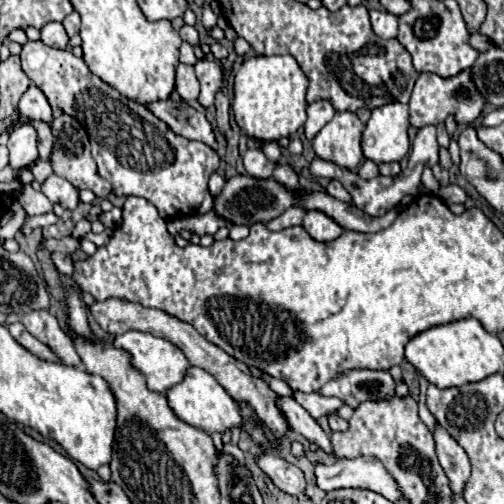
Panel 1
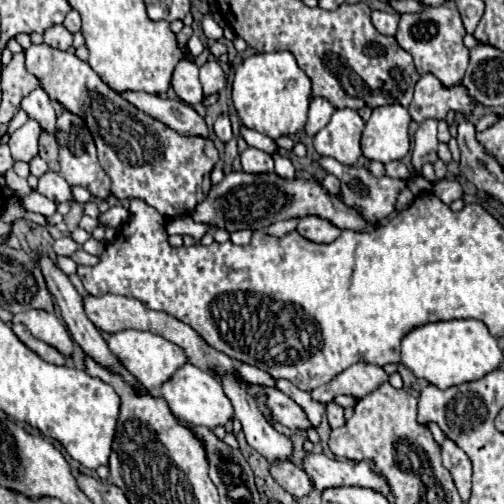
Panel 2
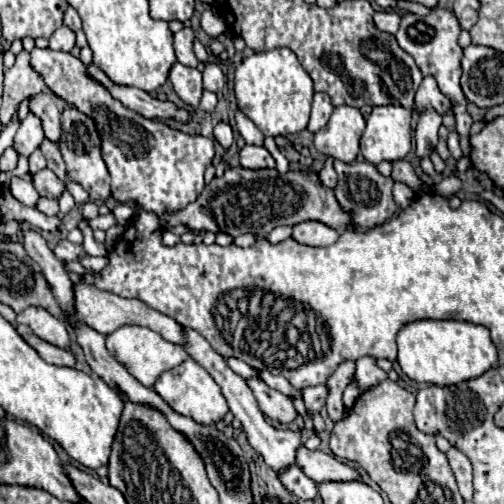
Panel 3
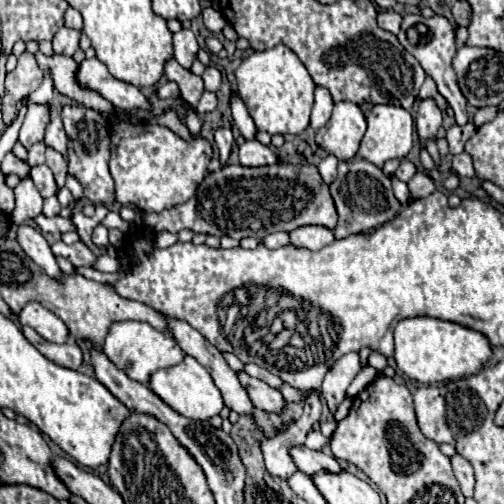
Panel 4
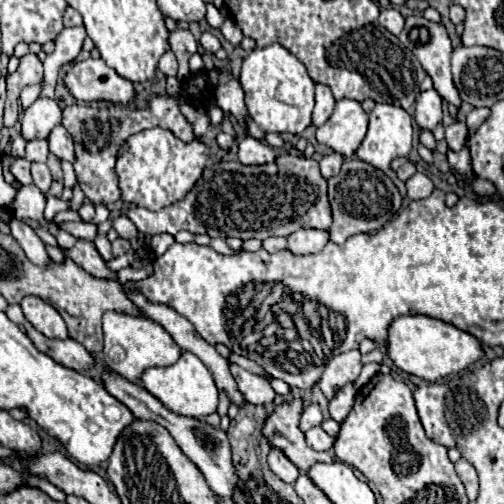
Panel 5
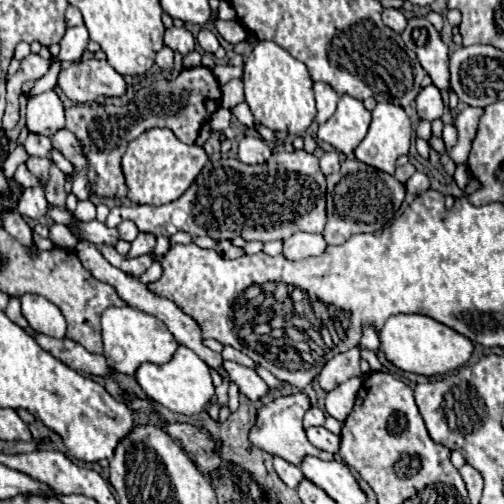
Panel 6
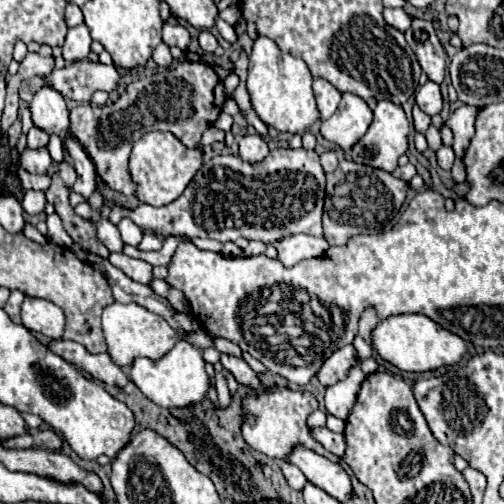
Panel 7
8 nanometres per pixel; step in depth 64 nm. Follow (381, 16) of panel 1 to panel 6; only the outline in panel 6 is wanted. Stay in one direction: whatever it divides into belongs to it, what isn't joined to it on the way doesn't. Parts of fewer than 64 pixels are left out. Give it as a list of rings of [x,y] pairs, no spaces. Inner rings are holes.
[[[386,8],[386,10],[382,12],[382,20],[384,20],[384,24],[386,24],[388,28],[392,28],[392,30],[398,32],[398,34],[402,34],[404,28],[406,28],[406,24],[408,24],[408,20],[404,18],[404,14],[402,14],[400,10],[396,10],[396,8]]]

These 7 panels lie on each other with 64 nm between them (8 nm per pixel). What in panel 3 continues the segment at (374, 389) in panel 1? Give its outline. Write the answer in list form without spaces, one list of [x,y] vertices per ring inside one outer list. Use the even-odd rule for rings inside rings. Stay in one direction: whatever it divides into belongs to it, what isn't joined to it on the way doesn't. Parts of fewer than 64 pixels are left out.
[[[362,356],[362,358],[356,360],[356,376],[354,376],[354,380],[358,382],[362,392],[376,386],[376,384],[380,384],[386,378],[388,378],[388,374],[374,364],[372,356]],[[324,386],[304,388],[304,390],[302,390],[302,396],[304,396],[306,410],[308,410],[308,418],[312,418],[312,416],[318,414],[320,408],[324,406],[324,400],[326,400],[326,388],[324,388]]]

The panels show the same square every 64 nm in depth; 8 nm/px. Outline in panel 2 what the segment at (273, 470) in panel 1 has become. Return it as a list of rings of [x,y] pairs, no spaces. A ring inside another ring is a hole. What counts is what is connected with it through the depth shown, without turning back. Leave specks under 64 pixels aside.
[[[284,460],[284,462],[274,462],[270,466],[270,472],[274,476],[274,480],[286,490],[290,492],[294,498],[302,498],[302,496],[308,496],[310,490],[312,490],[312,480],[308,478],[308,474],[296,466],[294,462],[290,460]]]

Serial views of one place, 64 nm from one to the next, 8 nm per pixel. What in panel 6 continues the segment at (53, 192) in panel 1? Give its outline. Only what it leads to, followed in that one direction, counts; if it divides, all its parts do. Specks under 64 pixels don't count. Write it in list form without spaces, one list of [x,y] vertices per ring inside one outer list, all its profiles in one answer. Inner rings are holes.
[[[30,156],[28,160],[26,160],[26,166],[28,166],[28,170],[34,174],[34,176],[38,176],[38,178],[42,178],[44,182],[48,180],[48,168],[50,168],[50,158],[38,158],[38,156]]]

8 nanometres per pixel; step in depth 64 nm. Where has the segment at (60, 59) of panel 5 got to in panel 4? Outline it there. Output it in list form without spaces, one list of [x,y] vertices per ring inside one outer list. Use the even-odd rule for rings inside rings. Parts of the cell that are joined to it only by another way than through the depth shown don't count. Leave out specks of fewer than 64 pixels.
[[[60,28],[52,40],[54,44],[54,54],[62,54],[62,56],[74,56],[74,52],[80,48],[80,36],[82,30],[74,30],[74,28]],[[50,72],[44,74],[44,82],[40,84],[40,88],[36,92],[28,95],[28,106],[32,105],[32,102],[50,102],[52,100],[52,80],[50,80]]]

